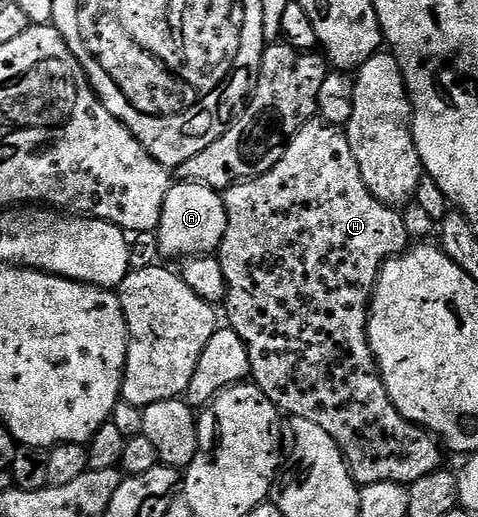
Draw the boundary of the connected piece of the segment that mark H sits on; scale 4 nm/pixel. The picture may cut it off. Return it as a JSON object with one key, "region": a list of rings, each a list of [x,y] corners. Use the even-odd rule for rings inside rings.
{"region":[[[320,118],[309,120],[297,131],[283,158],[279,158],[279,162],[275,162],[275,166],[271,166],[267,174],[254,176],[251,180],[242,180],[232,188],[224,189],[223,195],[227,210],[227,230],[219,249],[219,259],[223,266],[223,278],[229,287],[225,291],[223,312],[225,308],[226,314],[229,315],[228,327],[233,328],[235,334],[239,334],[239,338],[243,338],[247,346],[252,383],[256,384],[259,390],[263,390],[263,394],[267,394],[267,398],[271,398],[271,402],[286,417],[307,418],[307,422],[323,426],[323,430],[331,434],[331,438],[345,456],[350,473],[358,485],[378,484],[390,480],[408,486],[423,478],[423,474],[438,471],[442,467],[442,445],[432,432],[426,432],[424,428],[411,423],[395,410],[383,386],[377,370],[377,360],[369,345],[369,305],[373,299],[373,290],[377,287],[377,276],[391,257],[401,255],[410,247],[411,238],[407,234],[407,226],[403,226],[401,212],[396,207],[379,202],[379,198],[375,198],[371,190],[367,190],[367,182],[363,182],[359,174],[359,162],[355,162],[355,154],[351,150],[348,131]]]}

